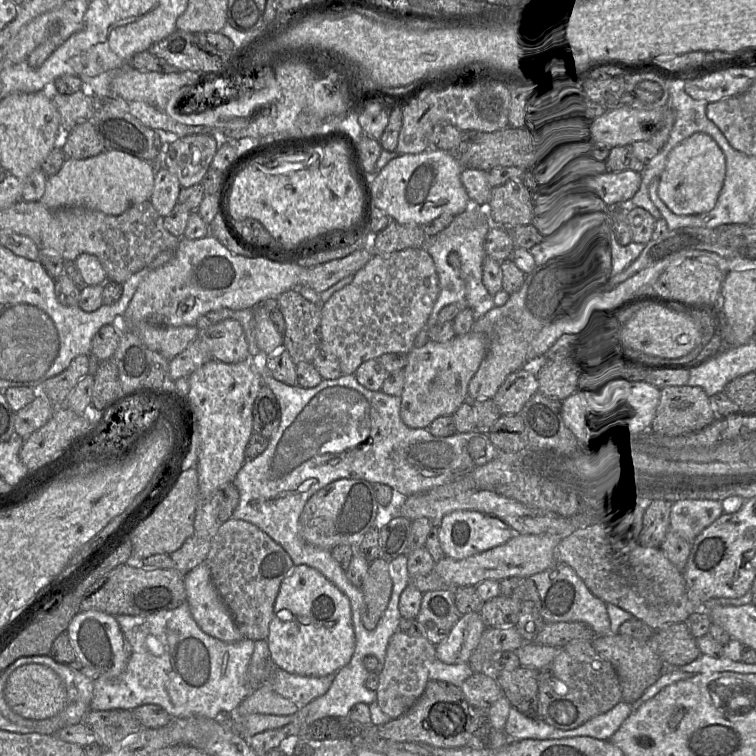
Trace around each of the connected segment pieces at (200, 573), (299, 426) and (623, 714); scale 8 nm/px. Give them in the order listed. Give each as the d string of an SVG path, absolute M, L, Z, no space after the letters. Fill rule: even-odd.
M205 562L184 577L184 585L191 615L204 633L225 643L244 638L213 585Z
M263 357L250 359L262 378L262 384L268 386L277 399L281 409L281 421L265 451L252 460L245 460L234 478L232 484L239 492L239 503L231 518L246 521L258 527L288 553L294 566L307 565L316 569L348 598L355 647L350 662L334 674L333 682L328 691L299 708L295 713L286 716L250 714L243 717L237 717L235 714L237 731L244 738L250 738L267 730L281 729L293 722L312 723L315 720L329 717L347 717L355 704L377 702L376 690L371 690L365 685L368 672L364 659L367 656L376 657L378 661L376 673L381 672L389 640L395 632L399 631L399 622L402 618L399 611L399 598L402 591L411 583L407 555L399 555L389 562L393 588L388 606L376 628L373 631L366 630L361 621L362 589L354 586L348 580L346 571L333 558L330 550L305 543L299 534L299 518L310 497L339 479L363 479L371 484L386 484L402 496L426 493L434 487L454 481L477 466L487 464L501 453L501 450L492 443L487 433L478 429L472 432L456 432L450 436L436 436L430 432L429 428L407 426L400 416L400 396L388 395L382 390L369 390L359 383L354 374L342 375L332 380L323 379L316 387L302 388L299 385L290 386L276 380L265 368Z
M620 701L608 712L598 715L572 730L556 729L555 738L592 737L599 740L610 740L613 734L632 712L632 705Z

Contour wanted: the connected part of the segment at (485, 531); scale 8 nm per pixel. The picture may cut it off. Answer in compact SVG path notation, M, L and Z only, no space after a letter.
M456 510L440 520L438 535L445 555L461 560L506 543L516 531L497 517L472 510Z

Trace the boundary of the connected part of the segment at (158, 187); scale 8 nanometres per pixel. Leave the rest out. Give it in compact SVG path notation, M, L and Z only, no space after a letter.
M162 167L155 175L154 188L150 202L163 218L168 216L177 204L181 190L175 174Z

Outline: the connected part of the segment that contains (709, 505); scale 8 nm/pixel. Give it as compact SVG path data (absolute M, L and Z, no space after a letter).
M678 500L671 506L669 530L691 544L722 514L722 504L718 500Z

